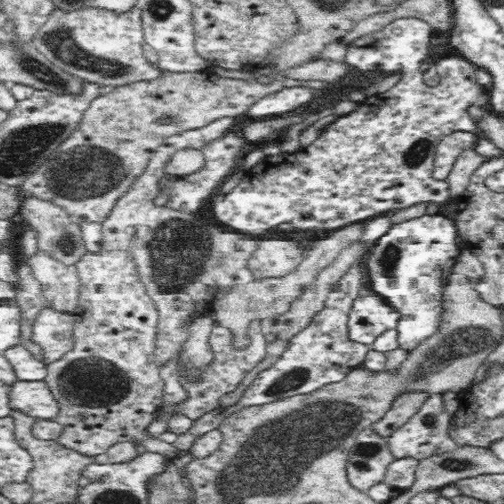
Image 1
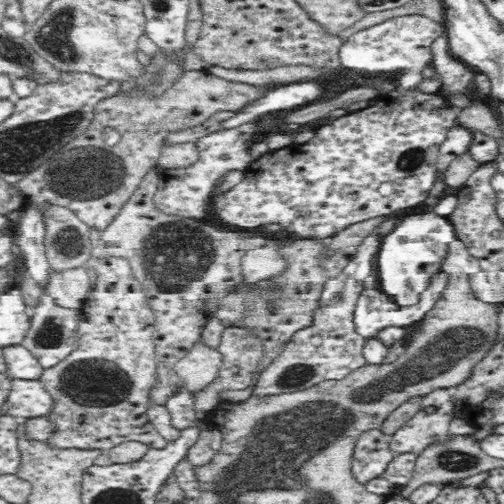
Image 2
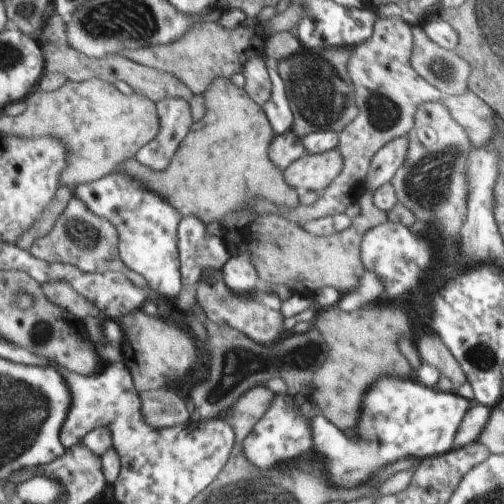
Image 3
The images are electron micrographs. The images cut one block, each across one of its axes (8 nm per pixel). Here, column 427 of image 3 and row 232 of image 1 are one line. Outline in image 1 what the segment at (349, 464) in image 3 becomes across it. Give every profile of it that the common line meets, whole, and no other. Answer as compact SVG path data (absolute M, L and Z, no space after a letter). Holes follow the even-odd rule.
M444 214L422 216L408 222L394 222L390 232L382 236L366 256L368 278L376 290L392 308L400 312L398 342L400 348L412 352L422 340L438 332L442 316L442 292L446 278L458 258L460 234L452 218Z

